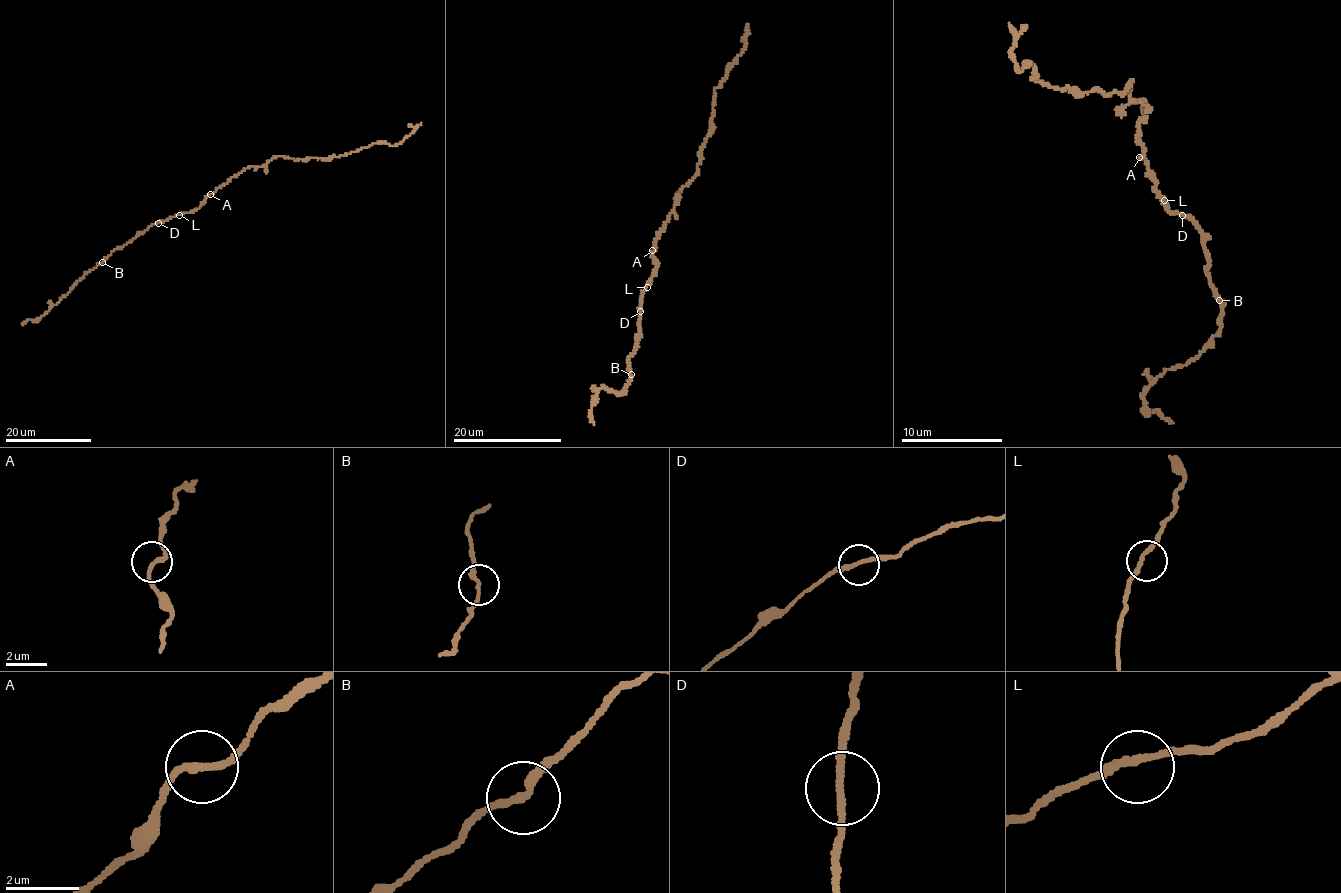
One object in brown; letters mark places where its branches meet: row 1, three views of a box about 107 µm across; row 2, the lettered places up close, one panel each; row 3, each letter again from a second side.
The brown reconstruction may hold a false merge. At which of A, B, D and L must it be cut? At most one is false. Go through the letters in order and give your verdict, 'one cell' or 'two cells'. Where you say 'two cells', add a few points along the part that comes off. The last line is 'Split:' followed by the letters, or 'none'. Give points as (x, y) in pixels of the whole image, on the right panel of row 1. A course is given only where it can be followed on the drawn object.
A: one cell
B: one cell
D: one cell
L: one cell
Split: none

